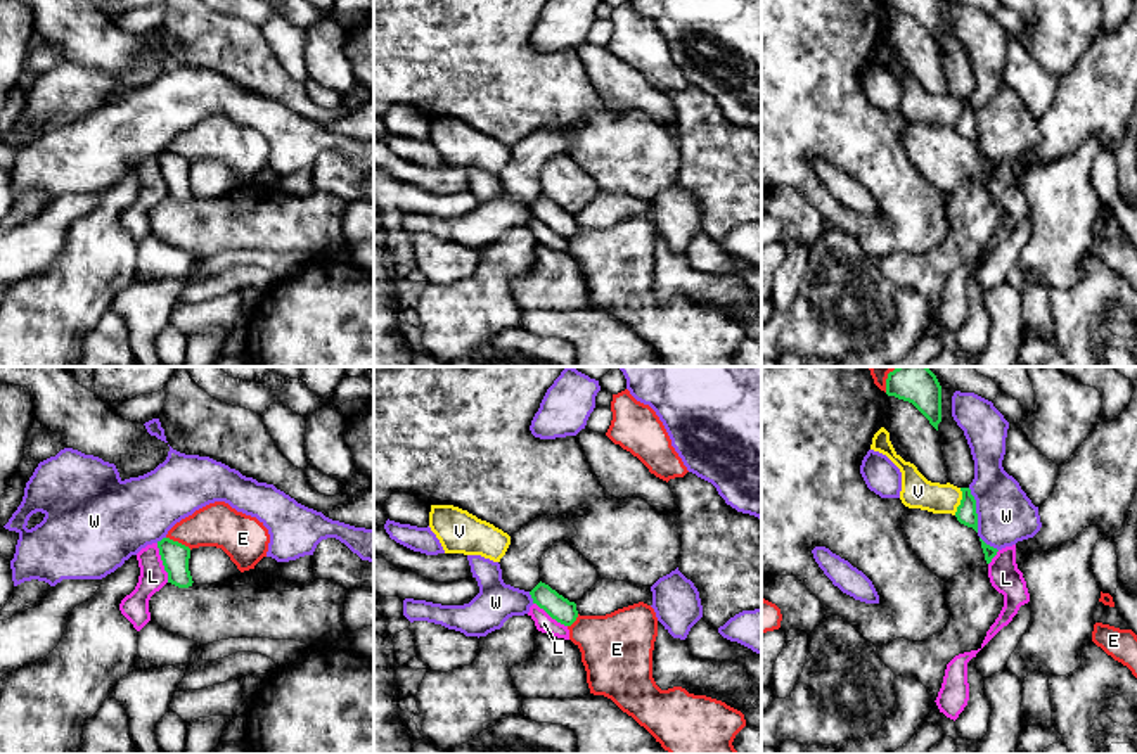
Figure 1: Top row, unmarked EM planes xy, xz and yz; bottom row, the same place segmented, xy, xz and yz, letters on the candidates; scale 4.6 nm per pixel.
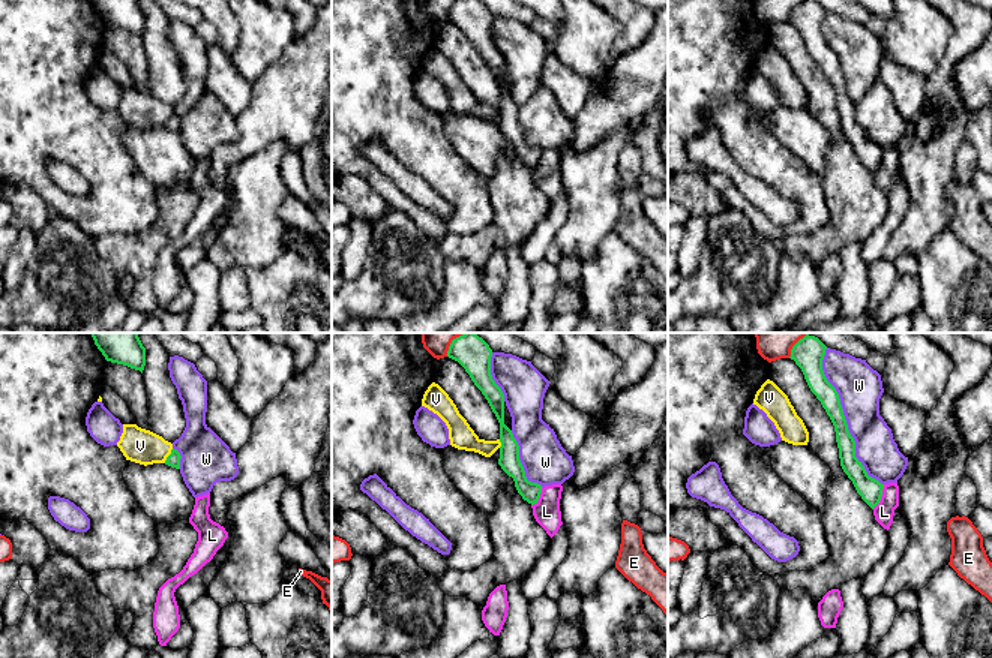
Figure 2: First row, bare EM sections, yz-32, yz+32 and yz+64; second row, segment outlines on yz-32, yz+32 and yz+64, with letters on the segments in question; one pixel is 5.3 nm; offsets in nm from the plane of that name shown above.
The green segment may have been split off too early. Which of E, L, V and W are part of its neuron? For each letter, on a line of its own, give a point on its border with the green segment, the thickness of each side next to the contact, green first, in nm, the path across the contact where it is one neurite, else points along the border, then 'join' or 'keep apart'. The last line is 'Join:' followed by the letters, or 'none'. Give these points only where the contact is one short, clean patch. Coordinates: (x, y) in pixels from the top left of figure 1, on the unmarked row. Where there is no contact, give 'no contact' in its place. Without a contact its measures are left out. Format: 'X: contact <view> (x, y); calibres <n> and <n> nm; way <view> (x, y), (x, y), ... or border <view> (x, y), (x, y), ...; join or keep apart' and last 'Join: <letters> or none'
E: contact xy (177, 154); calibres 130 and 200 nm; keep apart
L: contact xy (163, 175); calibres 130 and 130 nm; border xy (156, 156), (168, 194); keep apart
V: contact yz (961, 115); calibres 100 and 150 nm; border yz (961, 101), (961, 116), (954, 127); keep apart
W: contact yz (975, 123); calibres 100 and 260 nm; keep apart
Join: none

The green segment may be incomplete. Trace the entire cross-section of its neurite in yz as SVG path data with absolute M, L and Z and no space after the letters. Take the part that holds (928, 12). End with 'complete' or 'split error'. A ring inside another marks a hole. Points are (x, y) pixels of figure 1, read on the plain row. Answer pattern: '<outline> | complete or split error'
M886 0L886 7L912 16L938 43L941 35L941 0Z | complete

